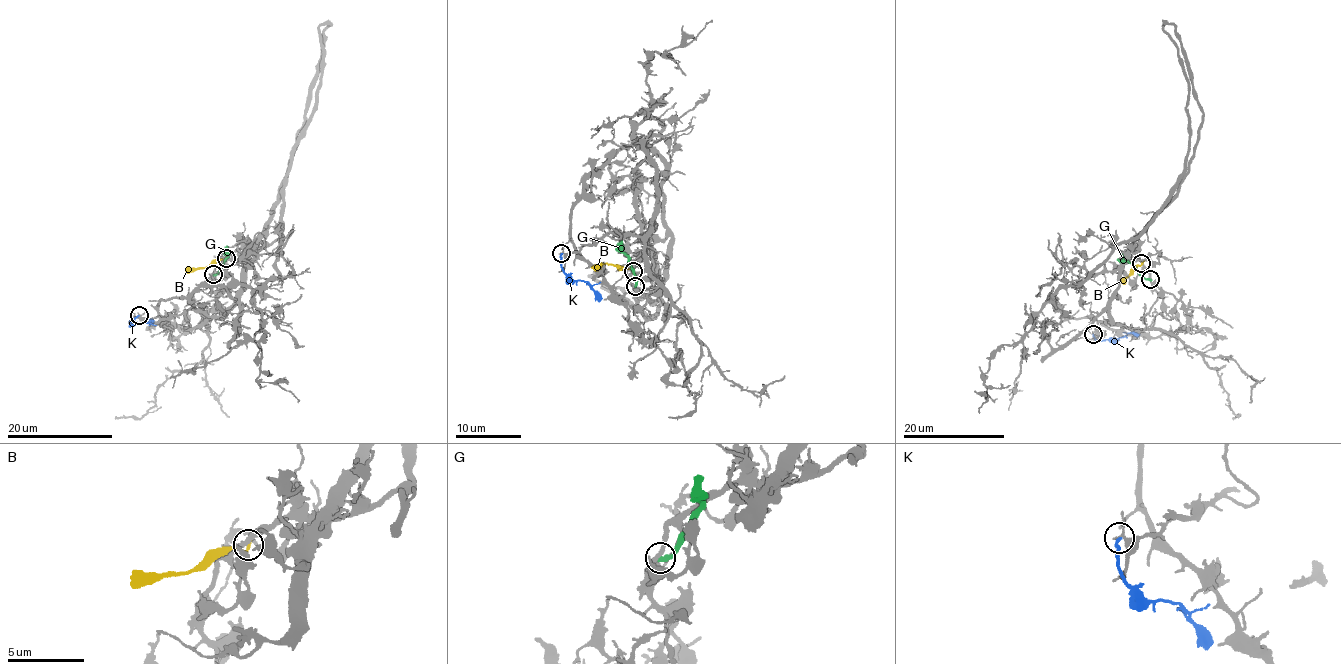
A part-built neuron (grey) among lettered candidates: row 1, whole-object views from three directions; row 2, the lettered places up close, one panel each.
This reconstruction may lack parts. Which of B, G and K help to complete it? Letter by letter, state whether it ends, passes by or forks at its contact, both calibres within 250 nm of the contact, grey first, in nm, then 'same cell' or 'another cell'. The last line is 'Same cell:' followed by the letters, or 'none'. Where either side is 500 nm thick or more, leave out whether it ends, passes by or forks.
B: it ends there; 260 nm thick on the grey side, 220 nm on the other; another cell
G: it ends there; 280 nm thick on the grey side, 280 nm on the other; another cell
K: it ends there; 170 nm thick on the grey side, 180 nm on the other; another cell
Same cell: none

